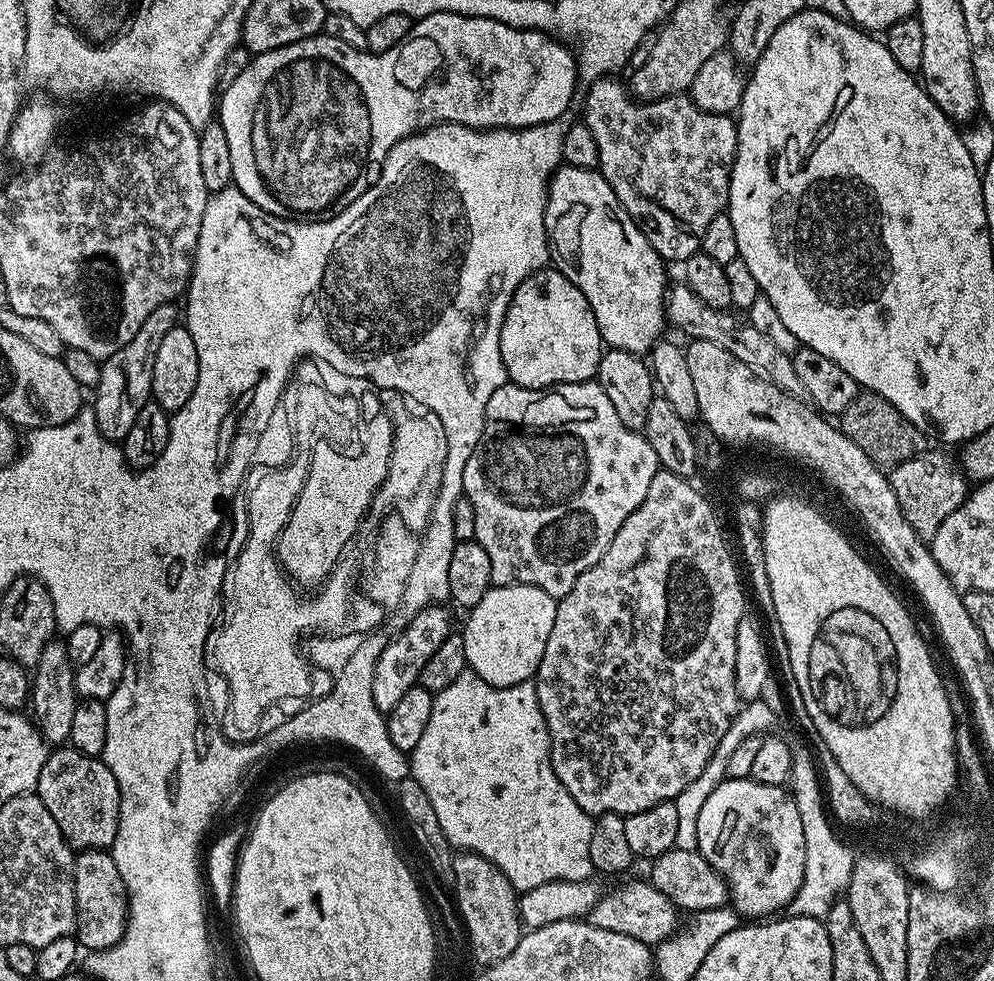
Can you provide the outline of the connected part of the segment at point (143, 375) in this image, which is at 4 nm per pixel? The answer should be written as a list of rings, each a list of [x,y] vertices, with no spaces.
[[[175,303],[158,306],[158,310],[153,310],[146,317],[146,322],[142,322],[138,334],[134,334],[134,338],[130,338],[130,342],[126,342],[126,346],[122,346],[122,350],[118,350],[113,356],[101,363],[100,381],[94,389],[96,401],[90,404],[90,411],[96,415],[96,431],[102,433],[108,440],[123,442],[126,434],[130,434],[130,426],[134,426],[134,418],[138,418],[138,410],[142,410],[142,406],[149,403],[152,395],[154,354],[158,354],[158,346],[162,346],[162,338],[166,338],[166,334],[170,334],[170,330],[177,327],[178,308],[176,312],[176,307]]]

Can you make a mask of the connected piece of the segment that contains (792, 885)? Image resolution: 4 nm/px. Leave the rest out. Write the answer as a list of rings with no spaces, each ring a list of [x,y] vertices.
[[[751,778],[721,780],[698,813],[698,850],[728,884],[731,907],[741,917],[768,918],[783,913],[802,886],[805,867],[805,835],[798,809],[783,787],[766,786]]]

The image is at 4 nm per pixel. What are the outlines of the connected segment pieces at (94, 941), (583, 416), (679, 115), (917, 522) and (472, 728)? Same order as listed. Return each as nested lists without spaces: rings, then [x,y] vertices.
[[[90,848],[81,851],[76,857],[74,866],[74,894],[76,895],[76,930],[75,939],[81,949],[100,952],[104,948],[113,948],[122,938],[124,927],[128,924],[128,891],[114,866],[114,858],[107,851]]]
[[[595,379],[583,380],[577,384],[556,384],[553,388],[523,388],[514,383],[503,384],[494,394],[490,394],[490,402],[486,402],[484,415],[484,433],[478,446],[472,449],[464,461],[464,496],[474,506],[474,530],[476,541],[486,550],[490,557],[490,574],[493,585],[525,584],[538,586],[538,590],[546,590],[546,594],[557,598],[570,594],[574,582],[586,570],[594,566],[606,554],[614,534],[642,506],[642,498],[646,498],[646,490],[650,490],[650,482],[654,482],[654,474],[661,471],[658,454],[654,454],[654,446],[637,429],[628,428],[618,418],[618,410],[610,398],[606,398],[606,390]]]
[[[616,78],[593,80],[587,85],[587,88],[588,97],[584,100],[582,122],[588,127],[590,134],[594,134],[594,142],[598,142],[599,172],[604,175],[606,182],[610,182],[618,202],[622,202],[626,214],[630,214],[630,218],[642,230],[642,234],[650,242],[650,246],[654,246],[654,250],[664,261],[672,262],[672,260],[677,260],[677,262],[683,262],[689,260],[693,254],[700,251],[702,234],[706,234],[706,226],[710,226],[710,222],[719,212],[727,209],[730,174],[732,173],[732,163],[736,157],[736,120],[731,115],[710,114],[706,110],[702,110],[692,101],[691,95],[688,94],[667,96],[661,100],[645,100],[641,102],[633,98],[629,89],[625,85],[623,88],[616,81]]]
[[[925,450],[920,455],[896,465],[890,472],[890,483],[900,503],[902,514],[910,526],[925,542],[930,542],[938,534],[938,526],[962,506],[968,497],[970,481],[955,459],[943,456],[940,452]]]
[[[466,670],[462,674],[458,674],[458,678],[454,678],[454,682],[450,682],[450,686],[446,686],[446,690],[435,693],[432,701],[434,710],[430,710],[430,722],[427,723],[426,731],[418,741],[418,746],[414,746],[414,750],[410,754],[410,776],[411,779],[418,782],[418,786],[422,786],[422,790],[426,790],[426,798],[430,798],[430,802],[434,806],[438,826],[442,826],[442,834],[446,834],[453,849],[476,852],[494,866],[498,866],[498,870],[502,870],[502,874],[506,874],[512,887],[520,894],[555,880],[589,879],[594,872],[590,862],[590,834],[592,833],[593,817],[589,816],[586,810],[582,810],[582,806],[578,806],[578,802],[574,802],[574,798],[570,798],[570,790],[566,790],[566,786],[562,786],[562,782],[558,782],[558,774],[554,774],[552,743],[546,726],[546,718],[538,706],[535,683],[495,688],[482,682],[482,678],[478,678],[478,674]]]

